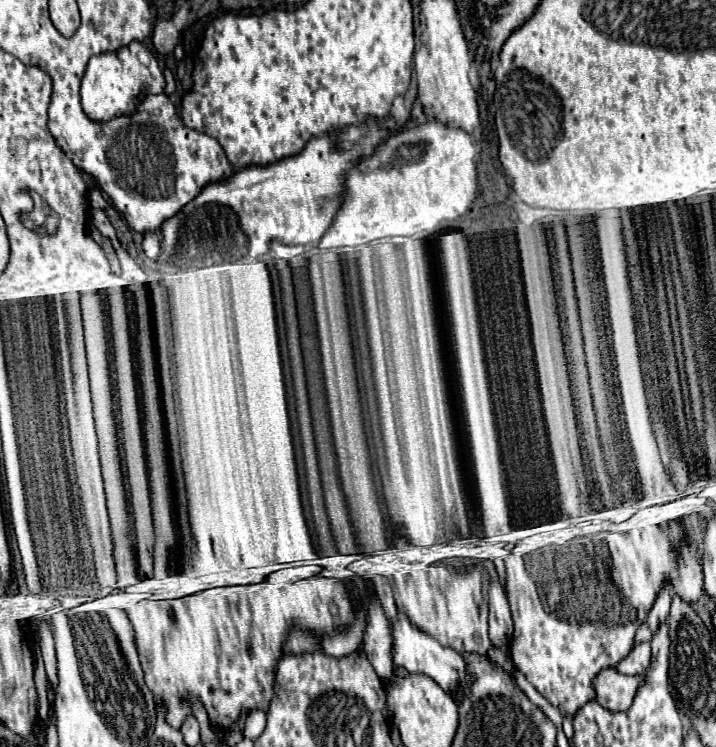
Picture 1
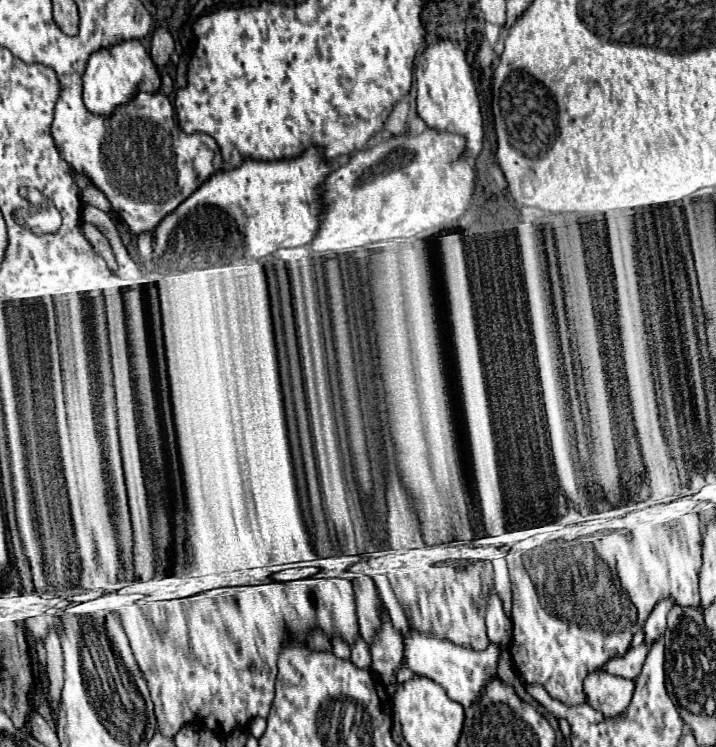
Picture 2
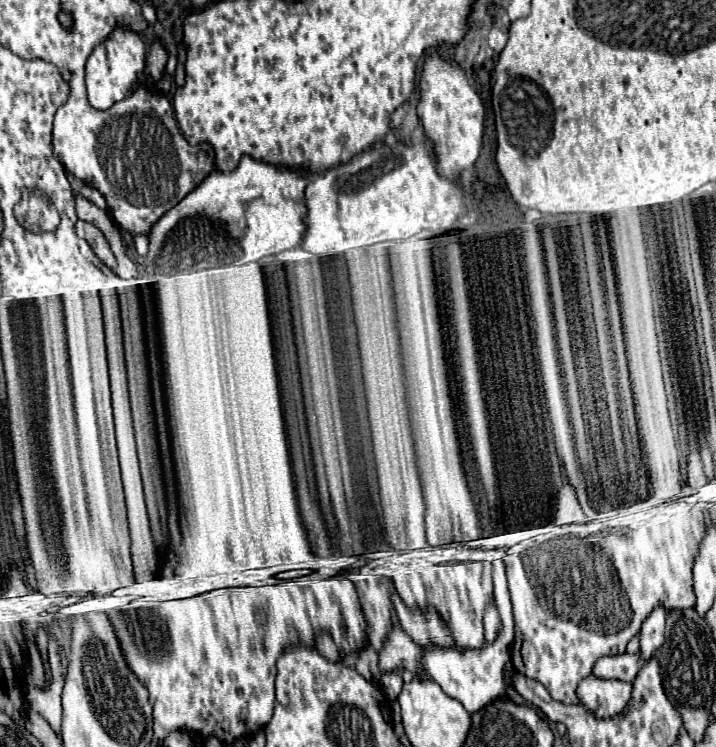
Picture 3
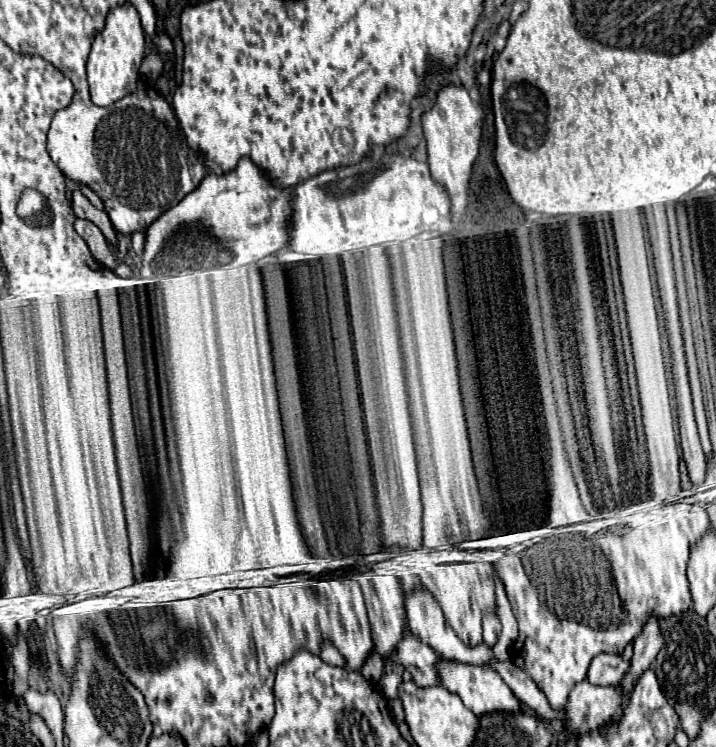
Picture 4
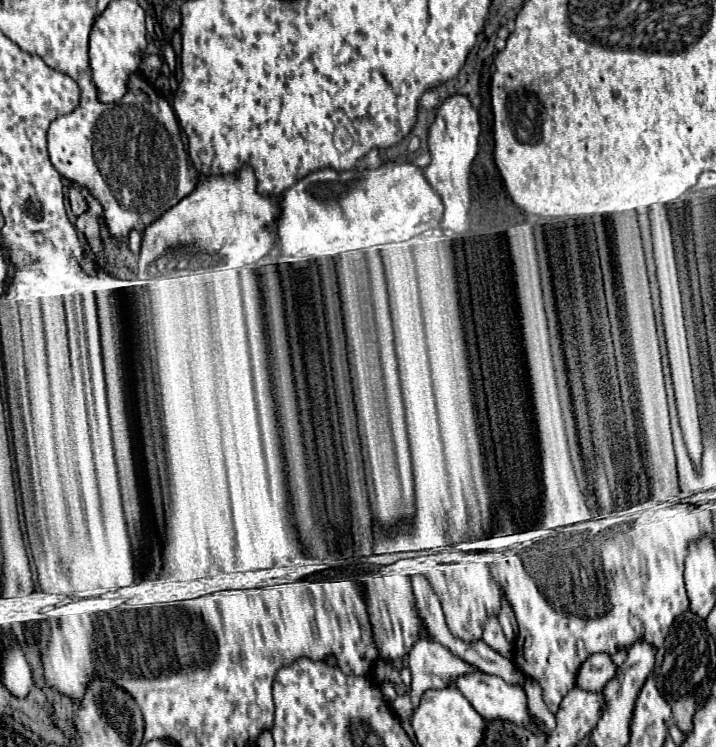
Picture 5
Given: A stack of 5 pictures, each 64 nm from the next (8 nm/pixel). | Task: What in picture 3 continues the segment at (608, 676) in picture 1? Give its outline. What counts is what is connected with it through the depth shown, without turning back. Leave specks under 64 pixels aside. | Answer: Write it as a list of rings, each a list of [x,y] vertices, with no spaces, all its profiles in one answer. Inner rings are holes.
[[[588,676],[580,682],[578,692],[580,704],[584,704],[594,716],[612,718],[626,708],[632,684],[622,680],[602,680],[596,676]]]

